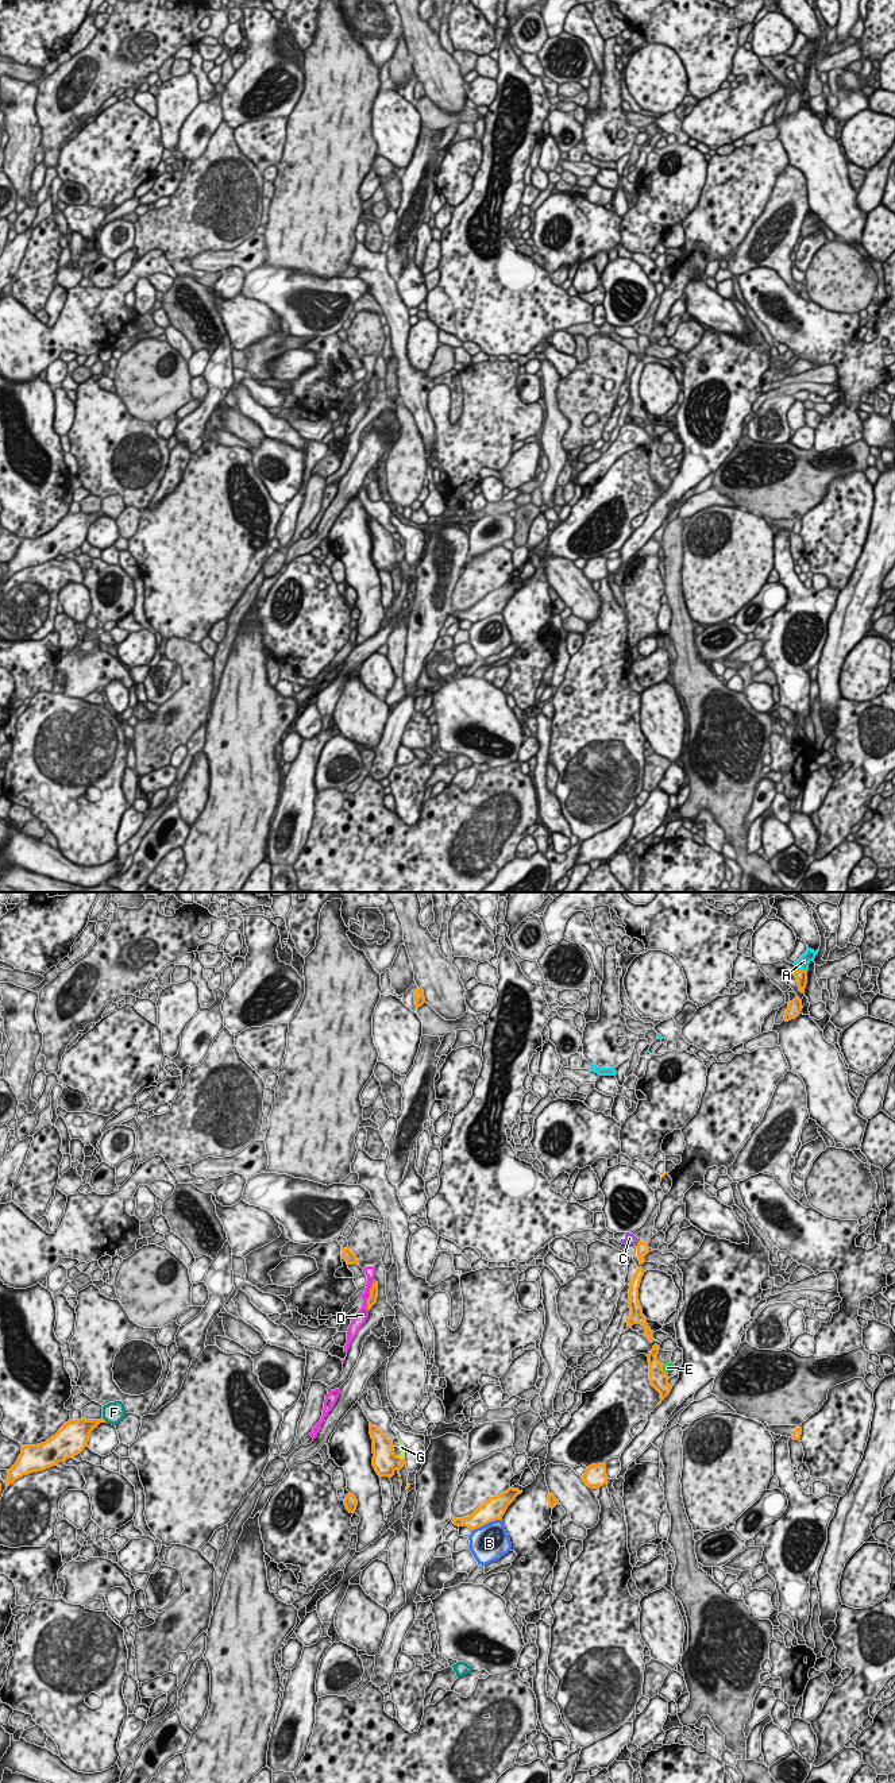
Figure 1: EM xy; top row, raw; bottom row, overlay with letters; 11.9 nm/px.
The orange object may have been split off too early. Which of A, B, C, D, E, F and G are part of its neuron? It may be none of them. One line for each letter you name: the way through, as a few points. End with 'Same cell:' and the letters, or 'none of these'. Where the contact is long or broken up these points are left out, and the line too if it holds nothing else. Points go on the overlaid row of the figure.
G: way xy (385, 1462), (400, 1458), (401, 1447)
Same cell: G

